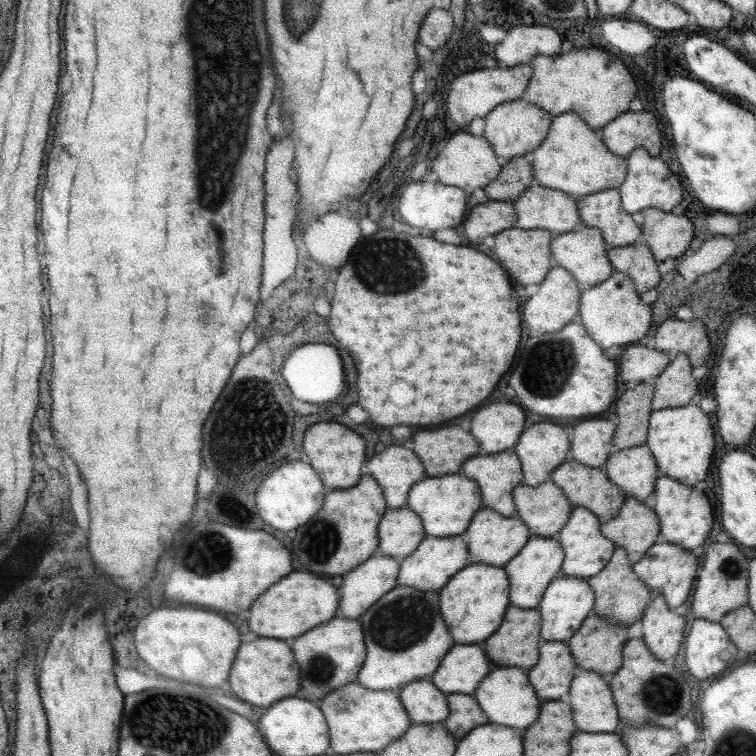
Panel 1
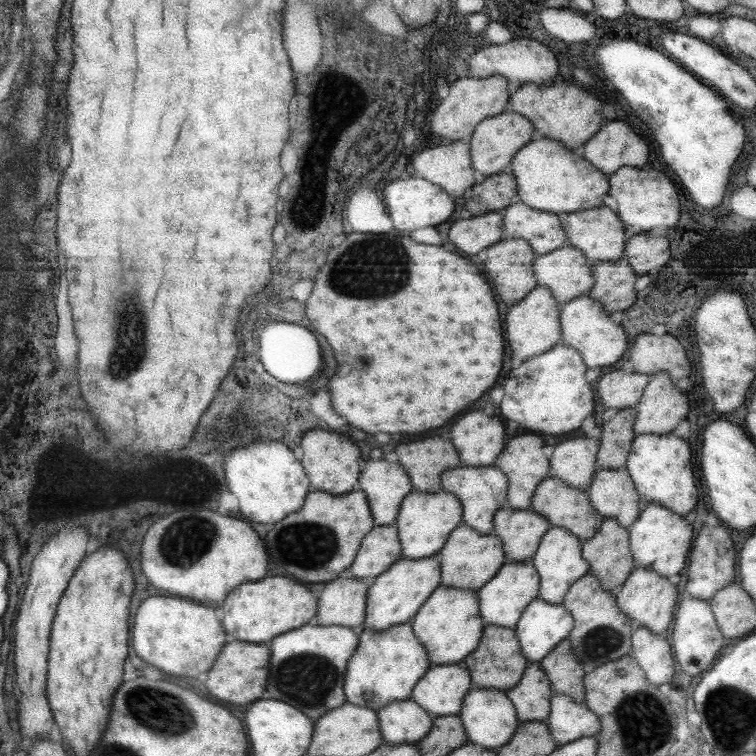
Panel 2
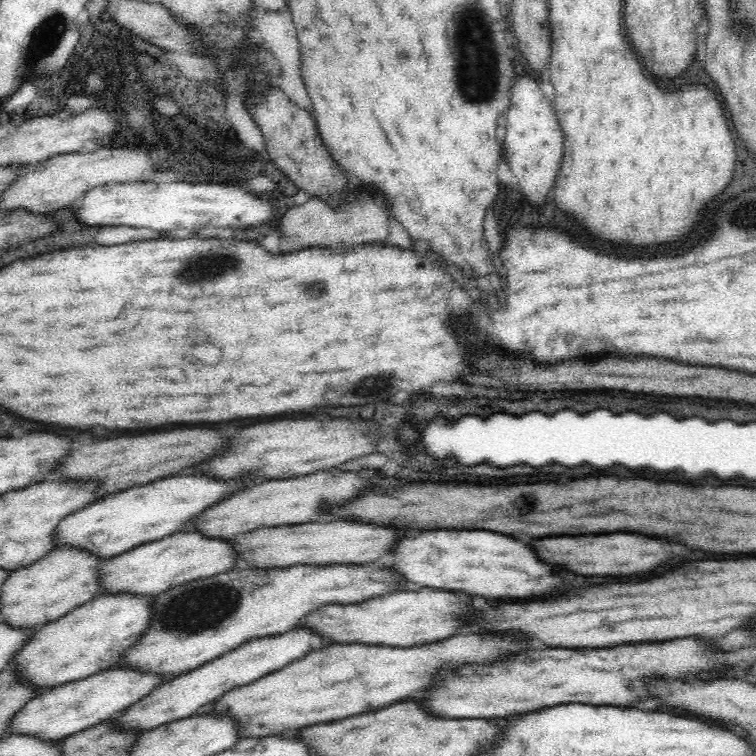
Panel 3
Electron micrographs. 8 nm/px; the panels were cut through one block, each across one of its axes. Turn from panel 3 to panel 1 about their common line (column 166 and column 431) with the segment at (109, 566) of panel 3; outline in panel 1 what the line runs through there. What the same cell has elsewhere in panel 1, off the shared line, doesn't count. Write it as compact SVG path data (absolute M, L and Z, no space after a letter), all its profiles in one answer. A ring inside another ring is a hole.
M460 535L430 537L425 536L412 554L400 560L397 586L409 586L419 590L439 591L459 570L467 565L467 546Z

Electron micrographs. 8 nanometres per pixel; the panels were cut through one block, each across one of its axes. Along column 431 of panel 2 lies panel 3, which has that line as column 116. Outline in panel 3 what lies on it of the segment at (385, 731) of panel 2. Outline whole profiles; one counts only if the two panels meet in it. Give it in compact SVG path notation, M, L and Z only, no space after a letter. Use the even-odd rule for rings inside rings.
M296 627L282 634L250 639L194 670L168 679L166 685L154 690L150 696L142 698L140 702L130 708L126 708L124 712L112 718L112 721L114 721L114 725L118 725L122 729L148 731L167 722L188 718L203 711L204 708L208 708L212 702L216 702L218 698L222 698L228 692L250 685L258 678L272 674L276 670L288 666L290 662L304 658L309 652L322 650L322 648L334 644L334 641L330 641L330 637L322 635L320 631L312 629L312 627Z

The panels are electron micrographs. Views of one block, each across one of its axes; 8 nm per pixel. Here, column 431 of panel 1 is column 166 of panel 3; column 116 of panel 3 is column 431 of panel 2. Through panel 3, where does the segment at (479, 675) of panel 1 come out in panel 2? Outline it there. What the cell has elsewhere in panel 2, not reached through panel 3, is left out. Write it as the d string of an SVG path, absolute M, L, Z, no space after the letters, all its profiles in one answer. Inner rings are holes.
M458 663L433 665L417 681L410 698L433 717L457 715L461 710L463 697L472 688L469 671Z

